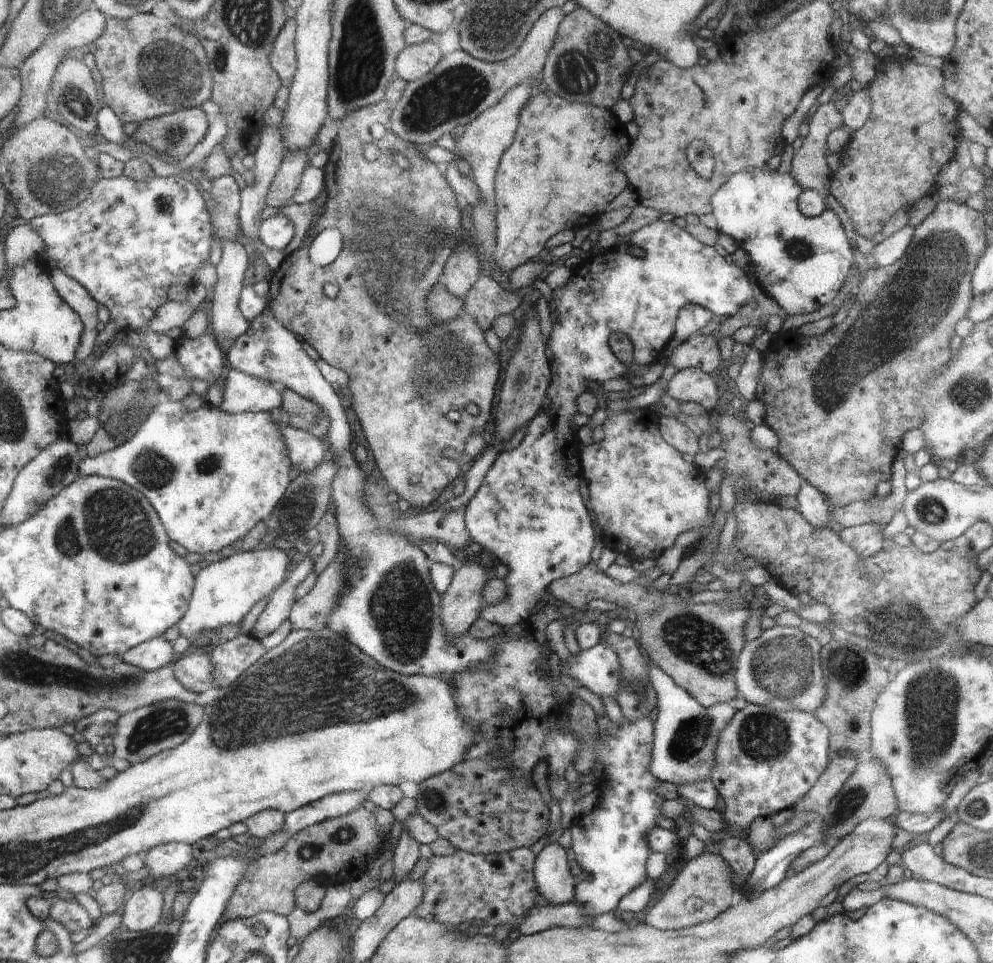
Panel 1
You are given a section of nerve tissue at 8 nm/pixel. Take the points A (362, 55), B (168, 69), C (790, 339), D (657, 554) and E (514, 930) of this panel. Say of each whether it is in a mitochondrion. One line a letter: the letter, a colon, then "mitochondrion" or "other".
A: mitochondrion
B: mitochondrion
C: other
D: other
E: other

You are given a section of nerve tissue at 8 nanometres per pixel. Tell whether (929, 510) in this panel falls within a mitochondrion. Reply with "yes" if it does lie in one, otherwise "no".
yes

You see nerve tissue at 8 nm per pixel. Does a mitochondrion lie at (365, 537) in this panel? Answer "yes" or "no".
no

